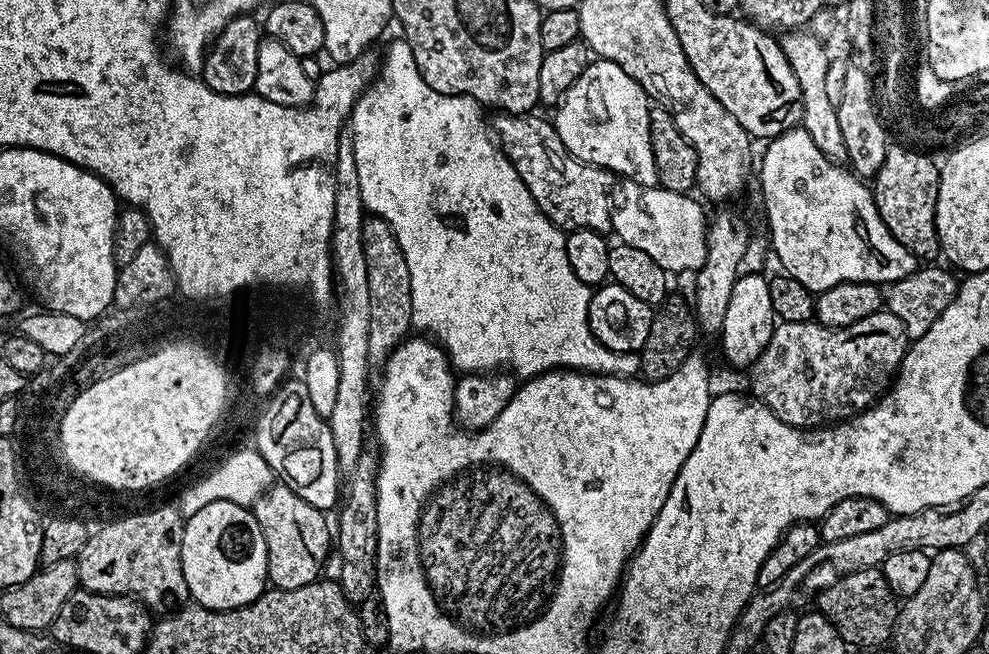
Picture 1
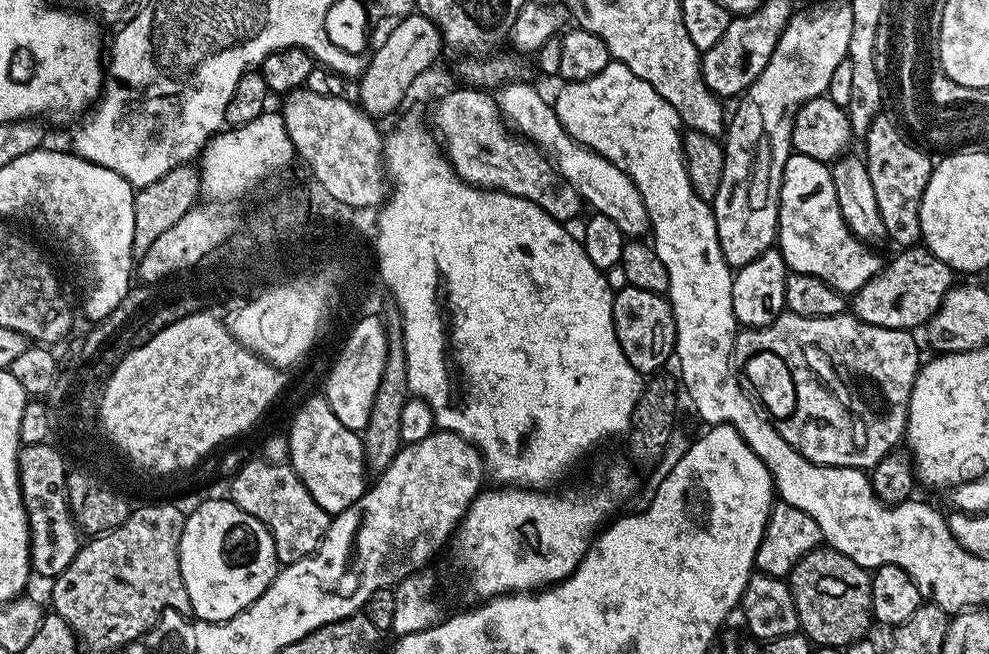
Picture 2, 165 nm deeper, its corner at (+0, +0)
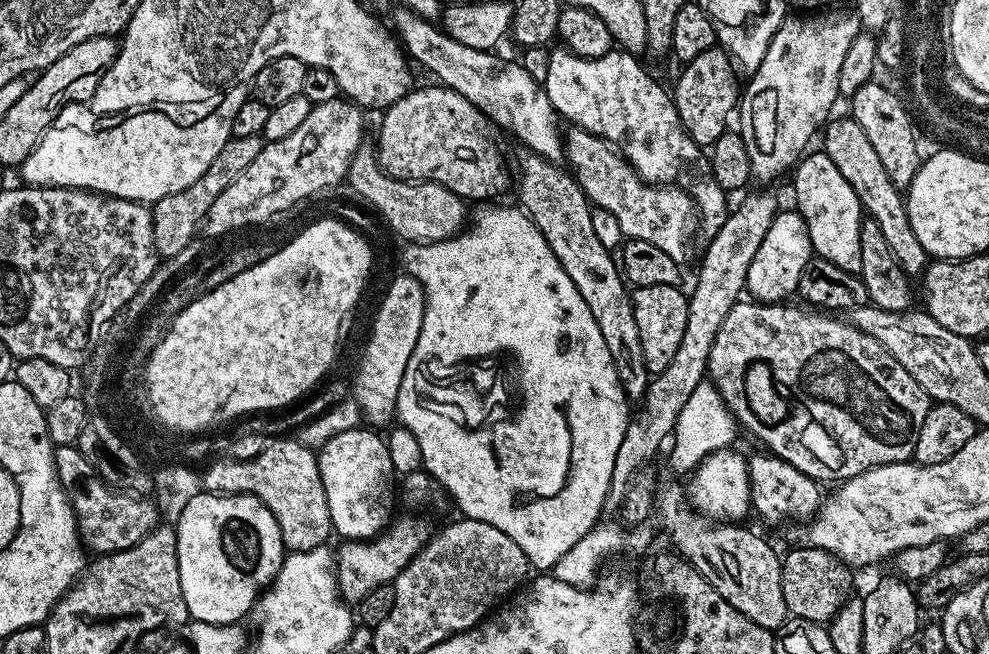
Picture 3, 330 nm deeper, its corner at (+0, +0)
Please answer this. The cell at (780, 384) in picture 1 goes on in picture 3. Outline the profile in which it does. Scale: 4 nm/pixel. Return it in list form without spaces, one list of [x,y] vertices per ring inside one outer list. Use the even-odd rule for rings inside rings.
[[[739,302],[733,306],[725,321],[714,338],[713,349],[710,350],[707,375],[711,383],[716,385],[720,391],[720,397],[726,402],[726,406],[732,411],[733,416],[741,425],[744,424],[761,440],[763,447],[771,452],[773,456],[780,456],[790,466],[802,470],[811,480],[825,482],[824,480],[836,480],[843,482],[852,476],[862,474],[871,468],[877,468],[883,464],[902,464],[911,461],[916,455],[916,435],[922,430],[922,422],[926,422],[926,414],[930,407],[930,398],[914,382],[914,378],[882,346],[873,336],[858,330],[847,319],[837,318],[832,314],[821,314],[816,310],[805,310],[800,308],[787,308],[784,302]]]

